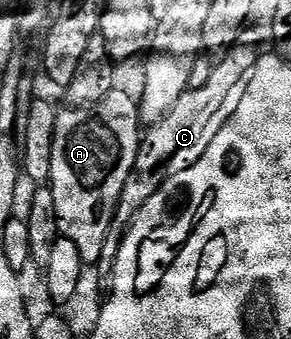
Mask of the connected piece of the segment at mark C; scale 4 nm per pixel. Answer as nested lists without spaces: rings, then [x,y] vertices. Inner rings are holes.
[[[241,42],[235,48],[229,48],[223,53],[220,65],[215,65],[210,74],[210,82],[202,86],[202,90],[187,91],[170,110],[170,114],[156,124],[152,132],[140,141],[140,153],[136,159],[136,169],[130,178],[126,178],[126,186],[122,190],[122,198],[116,207],[116,219],[112,221],[110,230],[106,234],[106,246],[102,246],[102,258],[98,265],[98,271],[104,278],[111,277],[112,267],[118,258],[120,243],[132,226],[133,220],[154,198],[154,194],[163,189],[166,182],[173,180],[182,170],[190,170],[206,154],[210,142],[214,142],[218,130],[230,122],[234,110],[238,110],[238,102],[242,102],[244,88],[248,85],[248,79],[256,68],[258,52],[255,52],[247,42]]]

